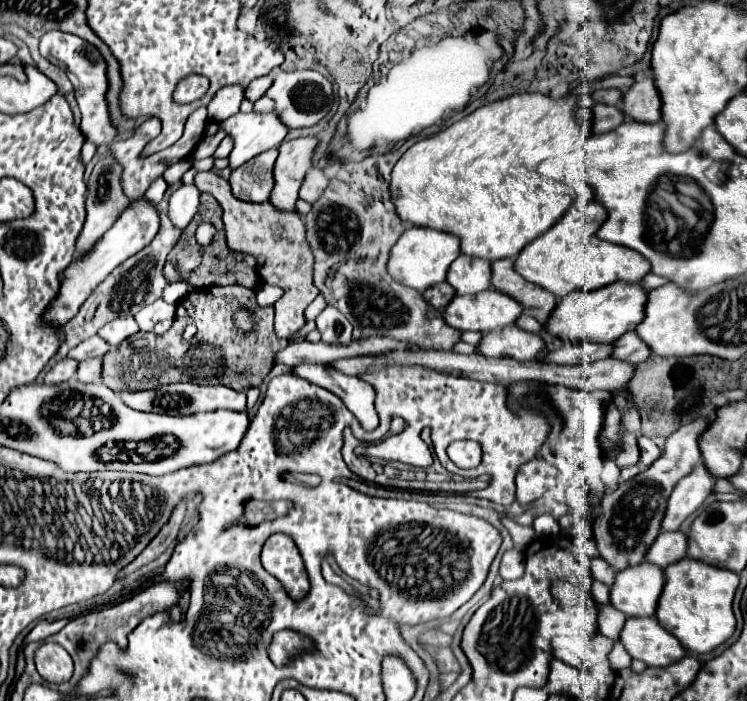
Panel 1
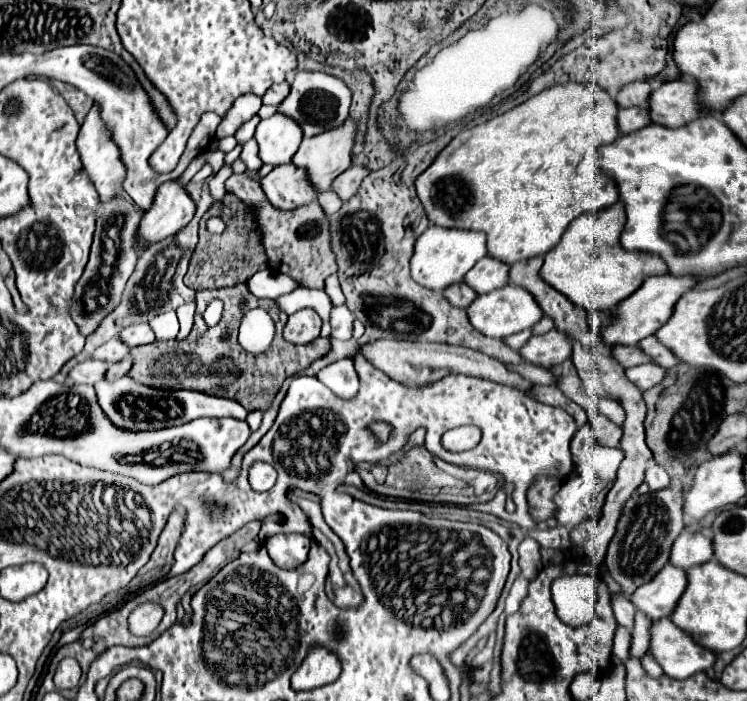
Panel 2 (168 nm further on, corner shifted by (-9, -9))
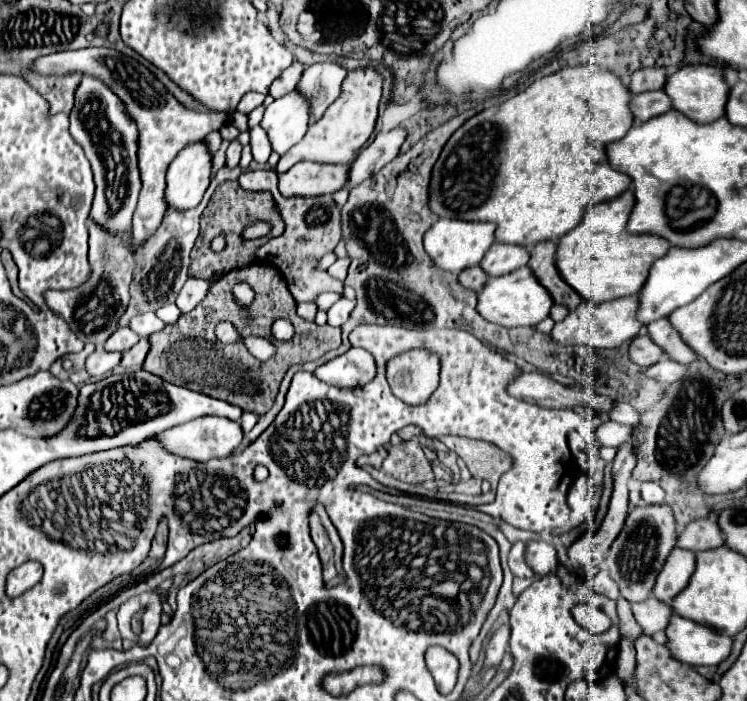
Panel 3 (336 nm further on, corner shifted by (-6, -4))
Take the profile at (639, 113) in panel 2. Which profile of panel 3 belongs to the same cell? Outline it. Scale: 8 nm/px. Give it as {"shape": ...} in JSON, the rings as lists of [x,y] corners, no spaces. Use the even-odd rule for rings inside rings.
{"shape":[[[653,90],[653,92],[635,94],[629,102],[629,108],[631,108],[635,122],[641,124],[653,116],[659,116],[659,114],[665,114],[667,110],[671,110],[671,102],[663,90]]]}

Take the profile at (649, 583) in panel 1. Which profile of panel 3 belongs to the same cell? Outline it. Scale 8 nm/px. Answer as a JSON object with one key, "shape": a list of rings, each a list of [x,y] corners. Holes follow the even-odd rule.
{"shape":[[[673,548],[673,552],[665,560],[661,576],[657,576],[653,596],[663,604],[671,604],[671,600],[687,586],[693,570],[695,570],[695,554],[681,548]]]}

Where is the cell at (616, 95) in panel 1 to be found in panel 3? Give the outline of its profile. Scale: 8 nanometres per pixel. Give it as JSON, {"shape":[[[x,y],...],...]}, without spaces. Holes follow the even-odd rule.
{"shape":[[[641,68],[631,74],[629,82],[629,92],[639,94],[639,92],[649,92],[649,90],[661,90],[665,86],[665,70],[663,68]]]}

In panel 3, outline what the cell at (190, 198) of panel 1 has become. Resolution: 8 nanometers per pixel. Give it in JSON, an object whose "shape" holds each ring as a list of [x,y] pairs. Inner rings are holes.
{"shape":[[[233,140],[233,142],[229,144],[229,148],[227,148],[227,162],[225,162],[225,166],[231,168],[231,170],[237,168],[239,158],[241,158],[241,144],[239,144],[237,140]]]}

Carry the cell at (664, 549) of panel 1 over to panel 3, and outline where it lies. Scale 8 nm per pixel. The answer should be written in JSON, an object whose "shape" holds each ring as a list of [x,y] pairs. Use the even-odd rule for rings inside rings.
{"shape":[[[701,518],[691,522],[677,538],[677,548],[685,548],[689,552],[703,552],[703,550],[713,550],[725,544],[725,538],[719,530],[719,526],[709,520]]]}

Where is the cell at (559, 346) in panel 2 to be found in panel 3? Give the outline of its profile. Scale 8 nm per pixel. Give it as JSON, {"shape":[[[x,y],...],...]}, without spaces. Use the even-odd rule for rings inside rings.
{"shape":[[[625,296],[617,300],[607,300],[601,304],[591,304],[587,300],[581,302],[581,306],[567,314],[565,320],[557,322],[551,330],[551,338],[561,346],[573,346],[573,344],[585,344],[593,348],[617,348],[625,340],[633,338],[641,324],[635,318],[637,312],[637,296]]]}

